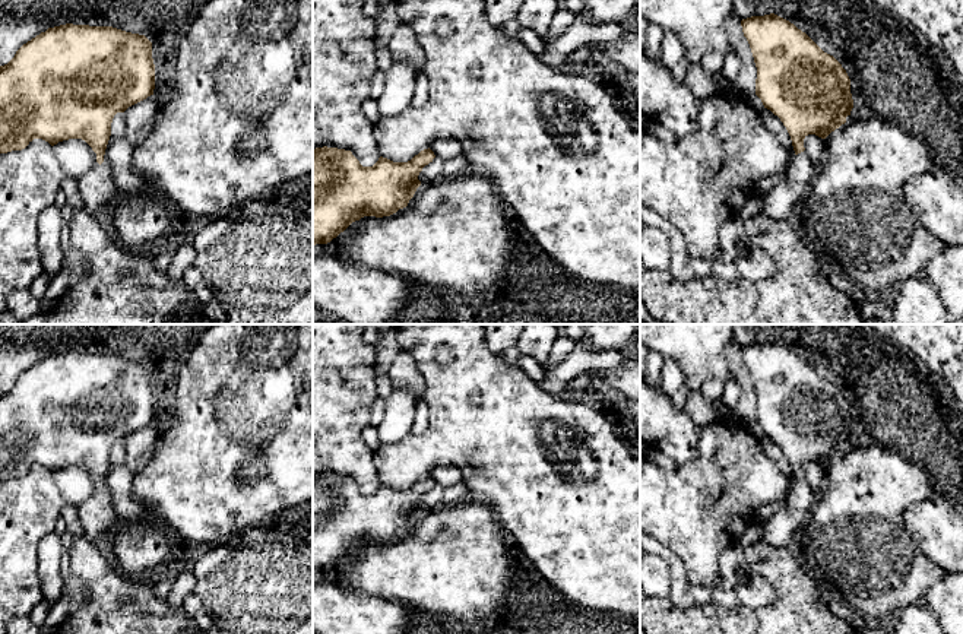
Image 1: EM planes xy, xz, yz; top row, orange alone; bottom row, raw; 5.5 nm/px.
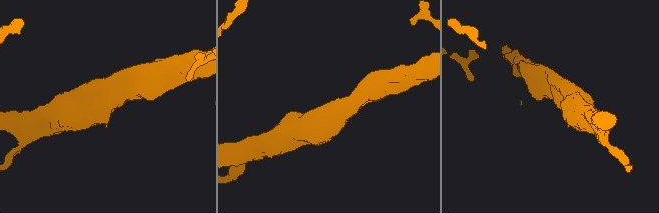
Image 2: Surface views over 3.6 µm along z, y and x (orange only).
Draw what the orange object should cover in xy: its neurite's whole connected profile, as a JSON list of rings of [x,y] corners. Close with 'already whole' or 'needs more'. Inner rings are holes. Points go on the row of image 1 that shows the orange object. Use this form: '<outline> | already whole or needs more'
[[[66,23],[48,28],[26,44],[4,66],[0,66],[0,153],[25,149],[34,139],[42,139],[51,146],[69,139],[85,140],[95,152],[94,168],[77,180],[85,209],[98,212],[113,205],[118,190],[113,181],[111,164],[105,149],[111,136],[111,123],[117,112],[124,114],[124,136],[133,148],[151,134],[161,101],[153,95],[155,64],[152,42],[139,34],[113,26],[89,26]]] | needs more

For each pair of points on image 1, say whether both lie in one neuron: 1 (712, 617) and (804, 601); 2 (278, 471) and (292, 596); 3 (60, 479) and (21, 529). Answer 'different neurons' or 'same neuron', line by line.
1: same neuron
2: different neurons
3: different neurons

